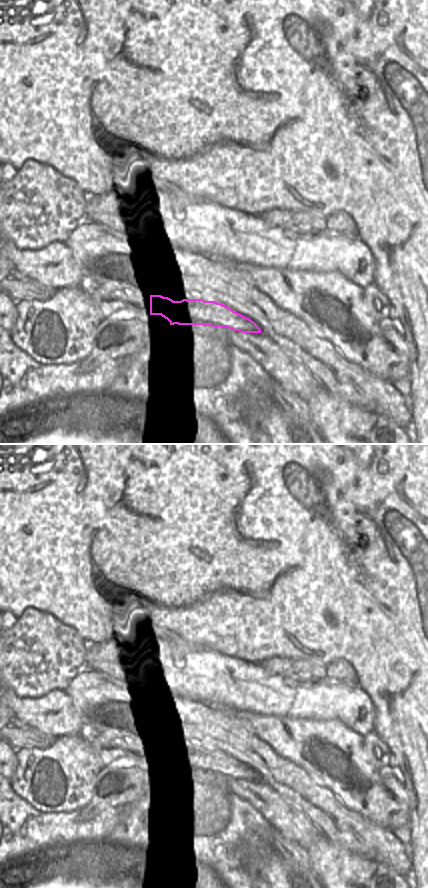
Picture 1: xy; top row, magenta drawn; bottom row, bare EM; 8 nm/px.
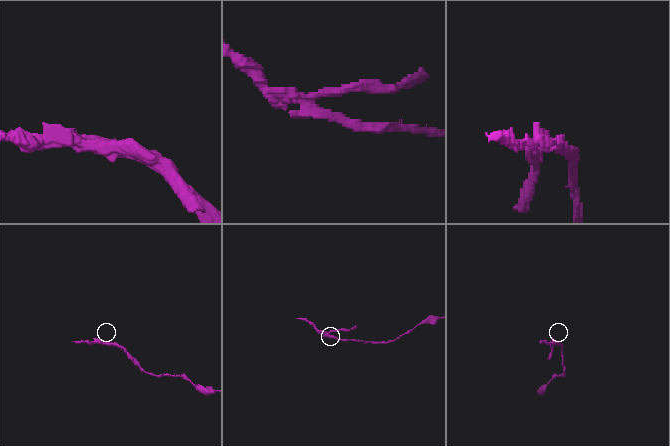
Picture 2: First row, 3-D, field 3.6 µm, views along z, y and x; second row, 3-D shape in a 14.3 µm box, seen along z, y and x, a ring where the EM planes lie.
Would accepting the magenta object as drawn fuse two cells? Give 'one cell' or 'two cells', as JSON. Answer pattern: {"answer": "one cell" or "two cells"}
{"answer": "two cells"}

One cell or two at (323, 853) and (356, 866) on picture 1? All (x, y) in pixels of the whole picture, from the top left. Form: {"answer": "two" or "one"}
{"answer": "one"}

